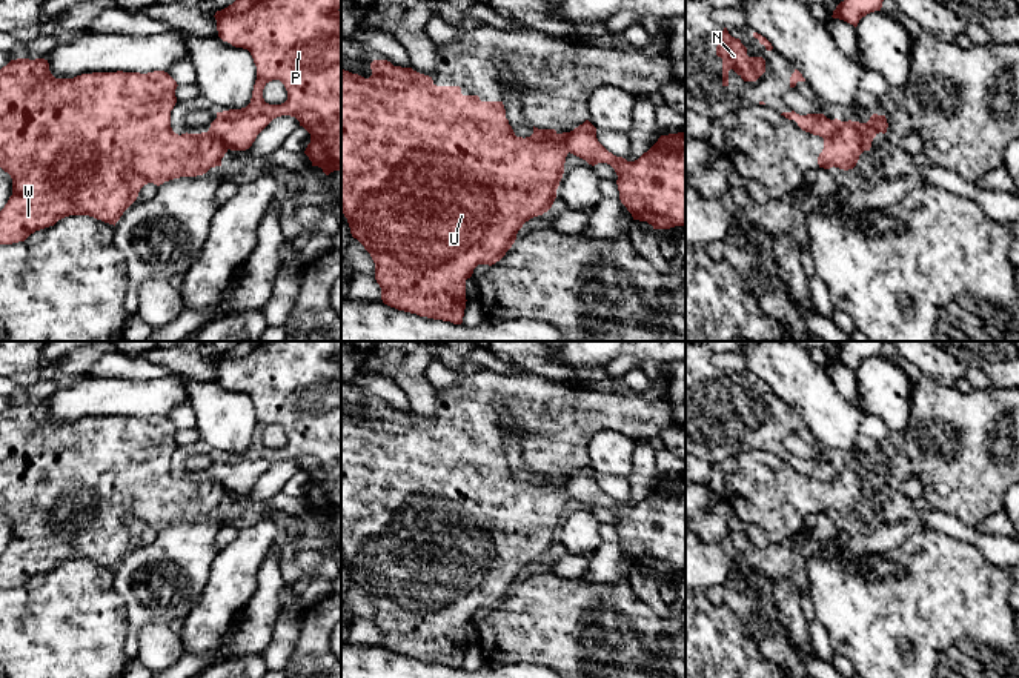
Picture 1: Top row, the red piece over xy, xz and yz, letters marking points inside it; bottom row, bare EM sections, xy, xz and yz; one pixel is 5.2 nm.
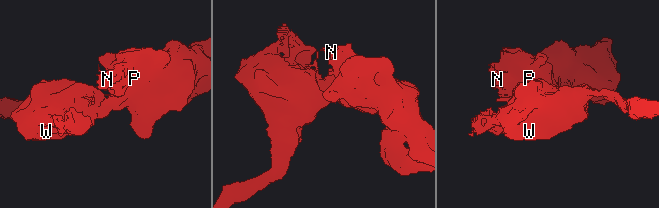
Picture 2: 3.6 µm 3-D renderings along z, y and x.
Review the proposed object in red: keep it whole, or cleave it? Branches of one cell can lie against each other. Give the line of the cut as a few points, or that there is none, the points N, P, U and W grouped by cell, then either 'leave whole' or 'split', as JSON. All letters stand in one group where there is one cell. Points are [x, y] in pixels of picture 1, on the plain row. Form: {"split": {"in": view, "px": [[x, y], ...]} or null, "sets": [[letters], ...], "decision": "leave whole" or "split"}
{"split": {"in": "xy", "px": [[208, 475], [228, 492]]}, "sets": [["N", "P"], ["U", "W"]], "decision": "split"}

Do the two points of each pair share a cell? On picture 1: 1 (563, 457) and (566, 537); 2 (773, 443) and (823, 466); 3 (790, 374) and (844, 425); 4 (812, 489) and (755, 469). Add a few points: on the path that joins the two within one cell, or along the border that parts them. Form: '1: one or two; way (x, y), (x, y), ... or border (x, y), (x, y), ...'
1: two; border (563, 517), (555, 541)
2: one; way (786, 455), (804, 466), (810, 466)
3: one; way (804, 386), (830, 412)
4: one; way (798, 489), (776, 489), (769, 481)

